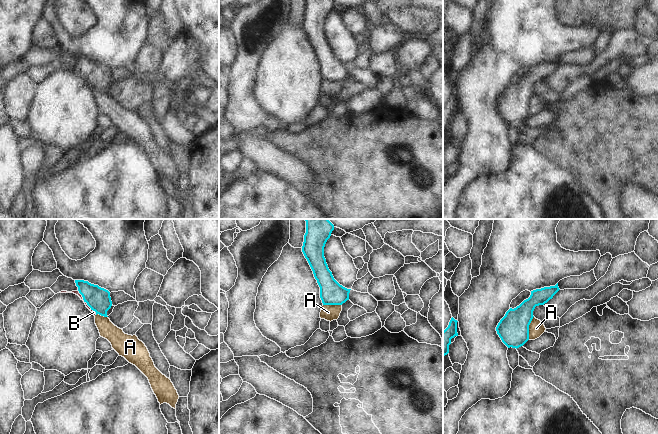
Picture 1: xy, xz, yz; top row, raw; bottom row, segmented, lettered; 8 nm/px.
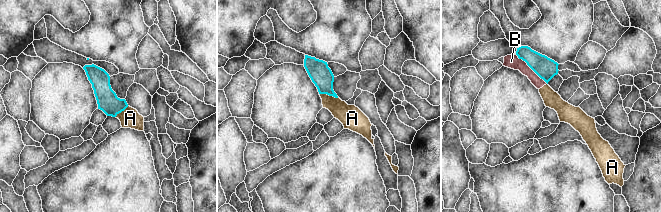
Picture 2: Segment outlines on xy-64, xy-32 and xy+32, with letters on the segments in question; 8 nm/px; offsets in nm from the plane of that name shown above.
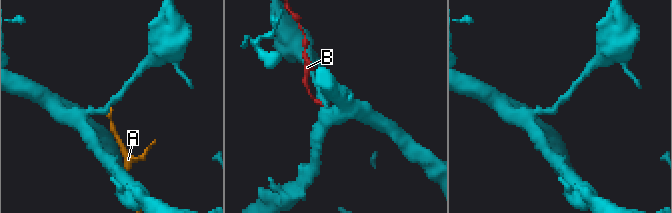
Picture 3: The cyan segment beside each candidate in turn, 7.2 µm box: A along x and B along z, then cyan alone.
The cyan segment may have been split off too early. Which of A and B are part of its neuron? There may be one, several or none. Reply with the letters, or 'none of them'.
none of them

